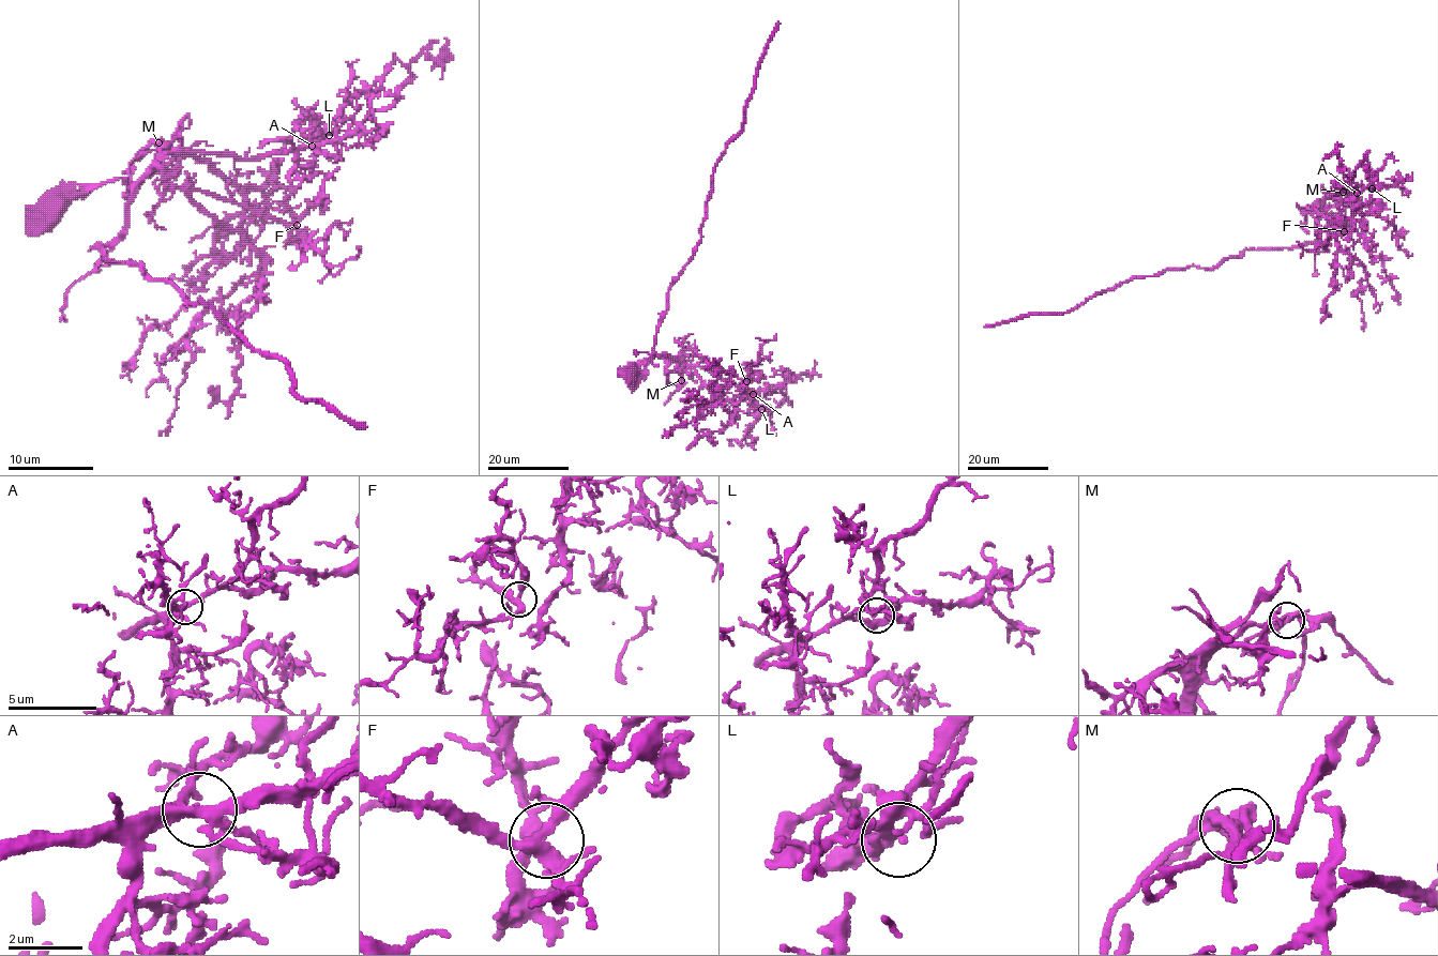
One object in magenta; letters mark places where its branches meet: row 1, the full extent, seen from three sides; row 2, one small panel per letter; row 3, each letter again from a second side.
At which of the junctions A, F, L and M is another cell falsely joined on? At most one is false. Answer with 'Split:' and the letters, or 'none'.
Split: none

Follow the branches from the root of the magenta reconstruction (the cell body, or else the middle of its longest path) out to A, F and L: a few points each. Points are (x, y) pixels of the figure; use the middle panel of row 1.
A: (632, 373), (653, 357), (667, 361), (677, 359), (686, 366), (706, 367), (753, 394)
F: (632, 373), (648, 359), (662, 357), (670, 361), (687, 348), (711, 365), (746, 381)
L: (632, 373), (653, 357), (667, 361), (677, 359), (686, 366), (702, 366), (742, 387), (761, 409)

